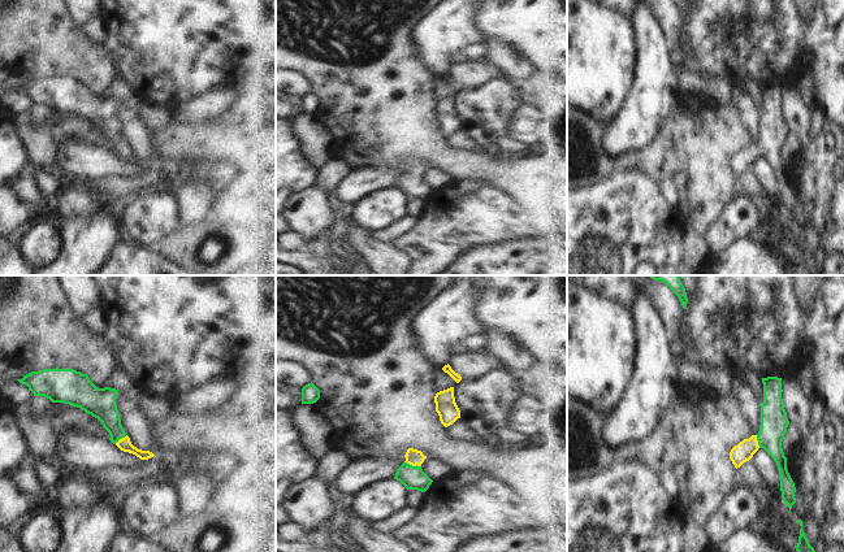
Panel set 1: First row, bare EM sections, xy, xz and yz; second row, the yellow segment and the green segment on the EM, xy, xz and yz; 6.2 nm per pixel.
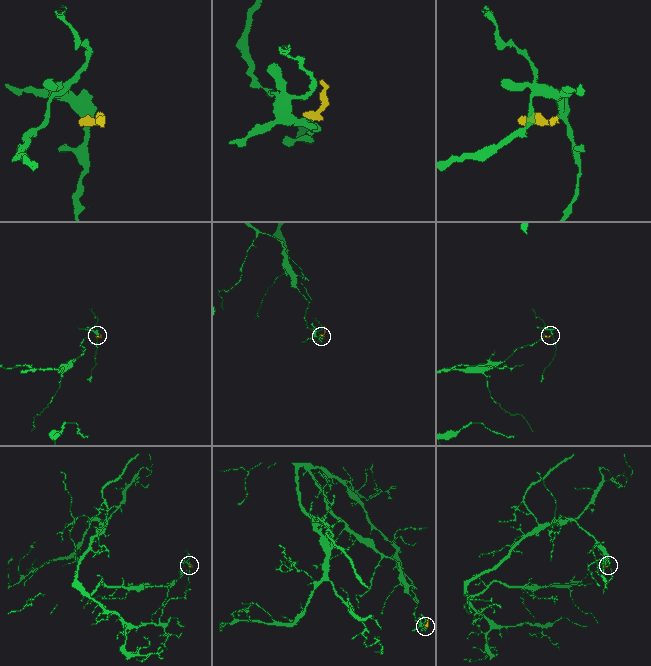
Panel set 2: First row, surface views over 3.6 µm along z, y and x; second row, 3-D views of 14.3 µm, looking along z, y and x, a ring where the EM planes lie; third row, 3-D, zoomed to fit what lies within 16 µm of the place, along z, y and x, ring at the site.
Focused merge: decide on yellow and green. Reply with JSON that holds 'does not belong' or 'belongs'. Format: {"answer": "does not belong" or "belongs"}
{"answer": "belongs"}

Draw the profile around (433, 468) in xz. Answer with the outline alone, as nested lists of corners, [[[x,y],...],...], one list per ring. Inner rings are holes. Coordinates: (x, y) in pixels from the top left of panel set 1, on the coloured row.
[[[427,457],[421,464],[423,471],[432,479],[449,475],[453,469],[438,458]]]

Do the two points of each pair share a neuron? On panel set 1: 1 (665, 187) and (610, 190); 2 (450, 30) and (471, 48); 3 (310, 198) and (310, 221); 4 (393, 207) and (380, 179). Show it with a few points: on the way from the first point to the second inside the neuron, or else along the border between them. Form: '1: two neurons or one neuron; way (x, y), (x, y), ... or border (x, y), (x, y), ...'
1: two neurons; border (658, 183), (661, 195), (676, 212)
2: two neurons; border (483, 42), (470, 42), (461, 47), (449, 61)
3: one neuron; way (310, 203), (310, 216)
4: two neurons; border (393, 187), (376, 190), (356, 201)

